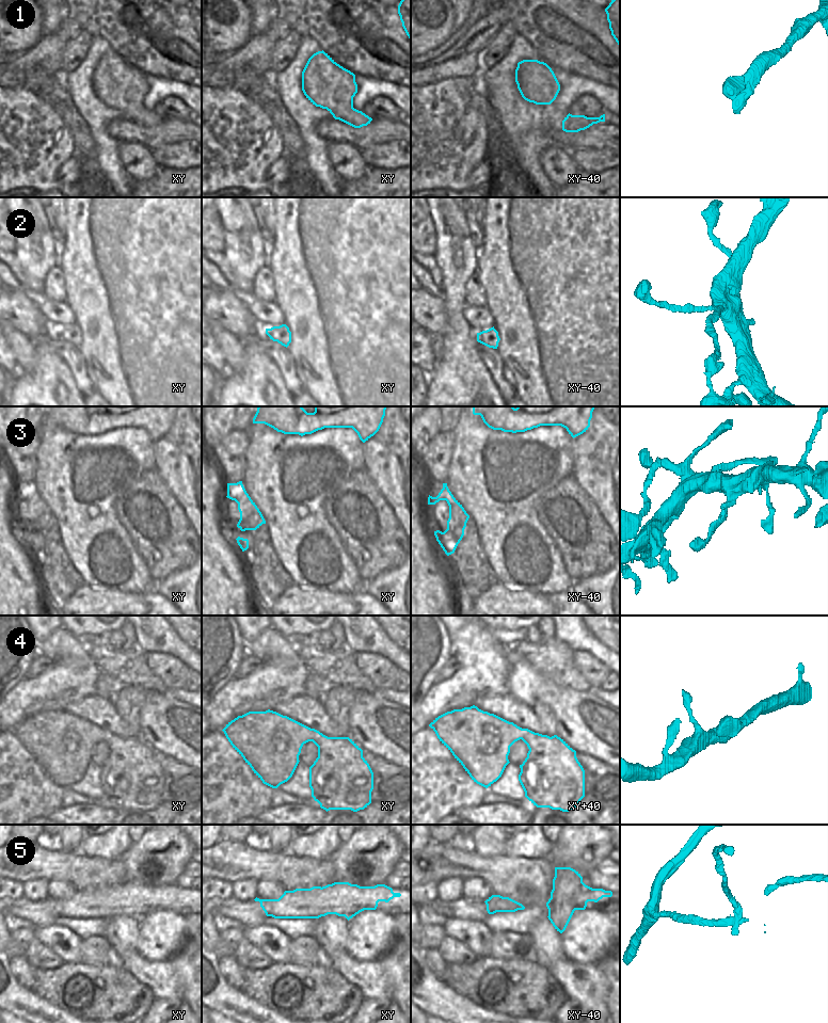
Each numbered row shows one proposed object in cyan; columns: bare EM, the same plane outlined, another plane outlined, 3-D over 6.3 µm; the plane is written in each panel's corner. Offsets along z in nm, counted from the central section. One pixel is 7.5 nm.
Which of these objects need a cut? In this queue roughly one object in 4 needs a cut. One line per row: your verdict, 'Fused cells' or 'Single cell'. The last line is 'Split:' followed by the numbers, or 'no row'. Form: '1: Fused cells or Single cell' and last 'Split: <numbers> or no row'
1: Single cell
2: Fused cells
3: Single cell
4: Single cell
5: Fused cells
Split: 2, 5

